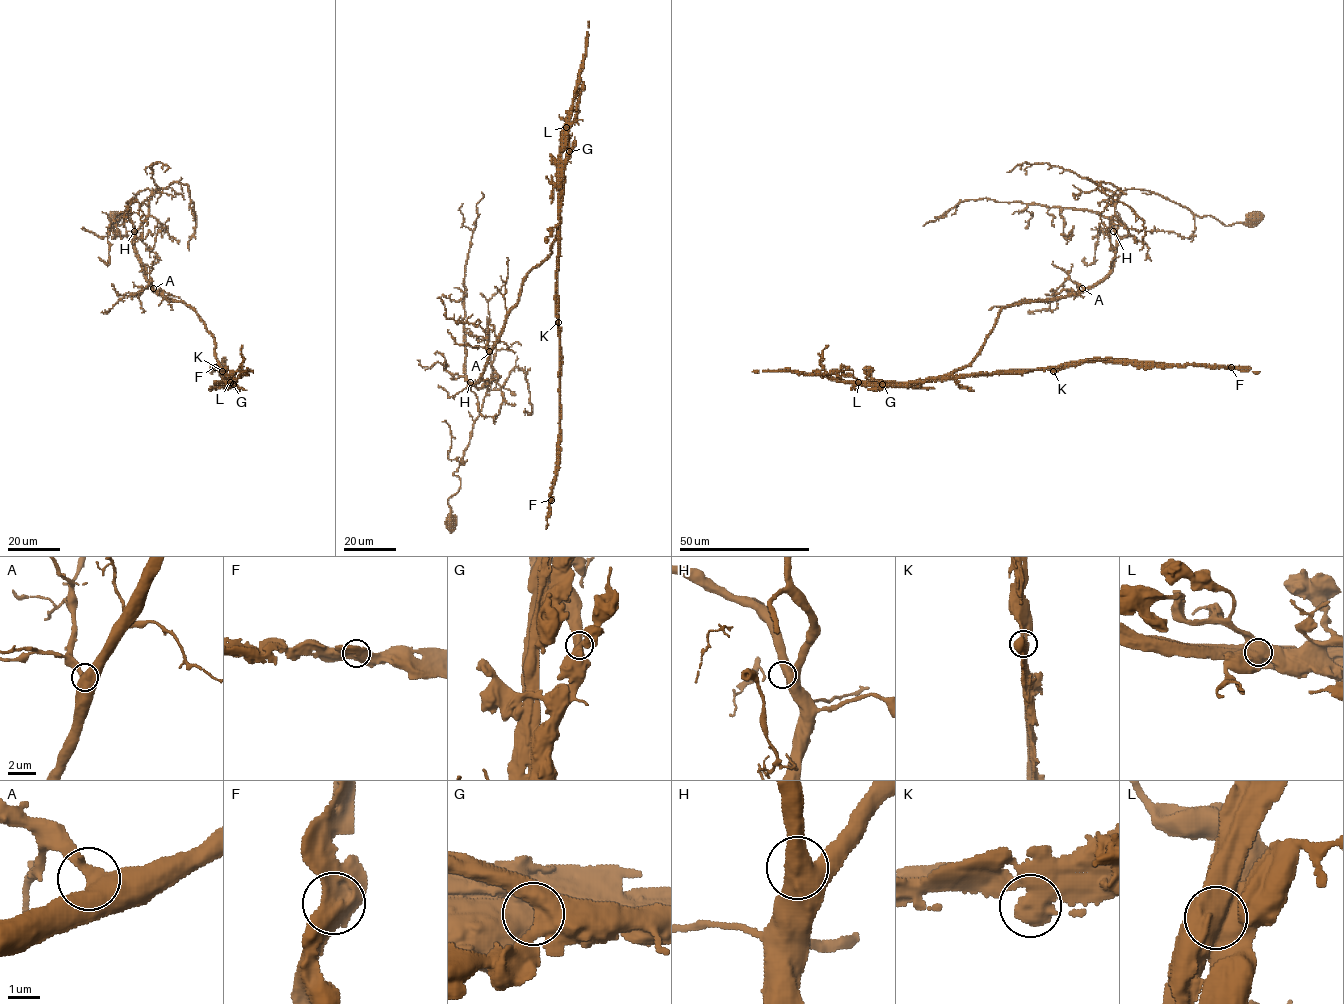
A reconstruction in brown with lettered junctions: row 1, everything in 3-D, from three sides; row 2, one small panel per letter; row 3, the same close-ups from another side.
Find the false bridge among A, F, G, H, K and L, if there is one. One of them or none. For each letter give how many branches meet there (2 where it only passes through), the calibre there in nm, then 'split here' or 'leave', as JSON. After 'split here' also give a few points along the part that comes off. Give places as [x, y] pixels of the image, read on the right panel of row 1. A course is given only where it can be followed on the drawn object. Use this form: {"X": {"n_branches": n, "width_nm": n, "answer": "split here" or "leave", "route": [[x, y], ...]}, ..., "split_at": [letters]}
{"A": {"n_branches": 2, "width_nm": 550, "answer": "leave"}, "F": {"n_branches": 2, "width_nm": 650, "answer": "leave"}, "G": {"n_branches": 2, "width_nm": 600, "answer": "leave"}, "H": {"n_branches": 2, "width_nm": 500, "answer": "leave"}, "K": {"n_branches": 1, "width_nm": 850, "answer": "leave"}, "L": {"n_branches": 1, "width_nm": 1300, "answer": "split here", "route": [[858, 382], [926, 382], [1063, 368], [1086, 361], [1101, 360], [1241, 367], [1260, 372]]}, "split_at": ["L"]}

